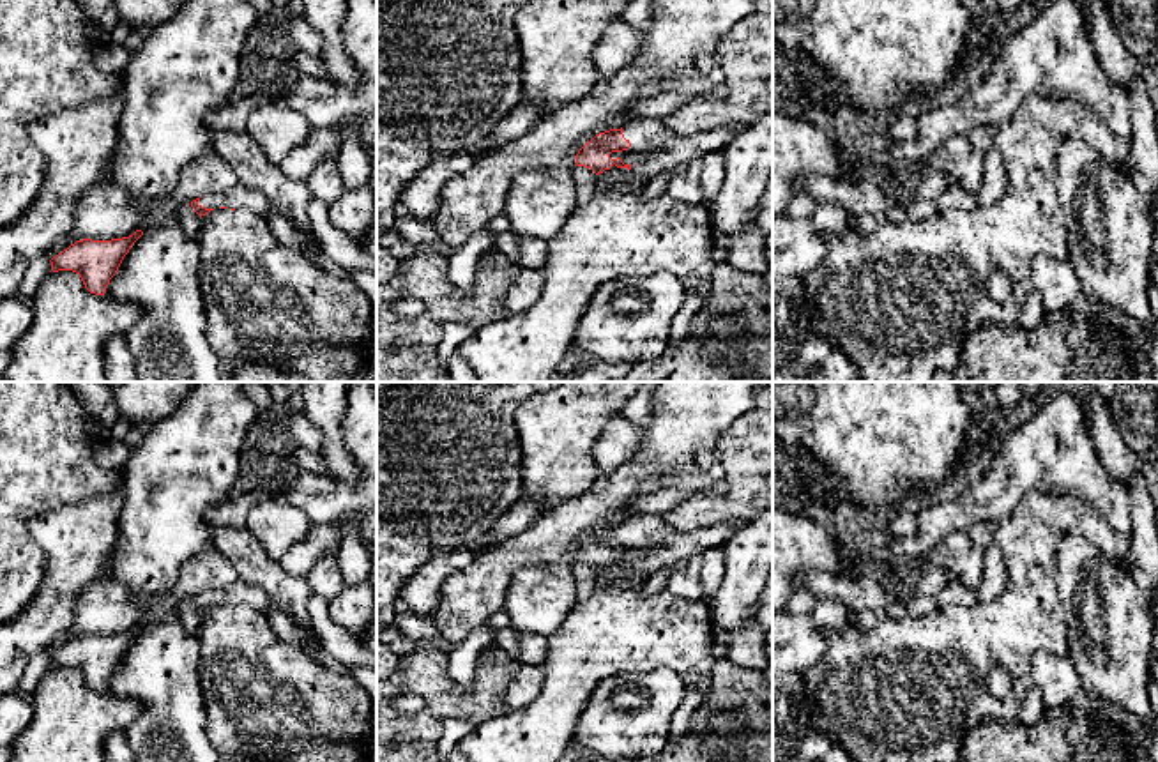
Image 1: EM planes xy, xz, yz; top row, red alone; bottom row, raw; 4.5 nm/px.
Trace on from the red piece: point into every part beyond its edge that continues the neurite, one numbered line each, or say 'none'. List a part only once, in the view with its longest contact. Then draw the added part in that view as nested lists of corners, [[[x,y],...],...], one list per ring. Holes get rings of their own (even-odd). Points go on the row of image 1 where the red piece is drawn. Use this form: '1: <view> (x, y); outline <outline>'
1: xz (656, 147); outline [[[633,118],[622,127],[631,147],[612,152],[610,157],[621,157],[624,164],[640,163],[642,171],[628,170],[626,179],[613,184],[613,189],[624,191],[635,184],[645,184],[656,173],[674,170],[693,157],[704,157],[707,152],[723,150],[727,141],[744,127],[741,122],[730,122],[712,131],[677,134],[661,118]]]

